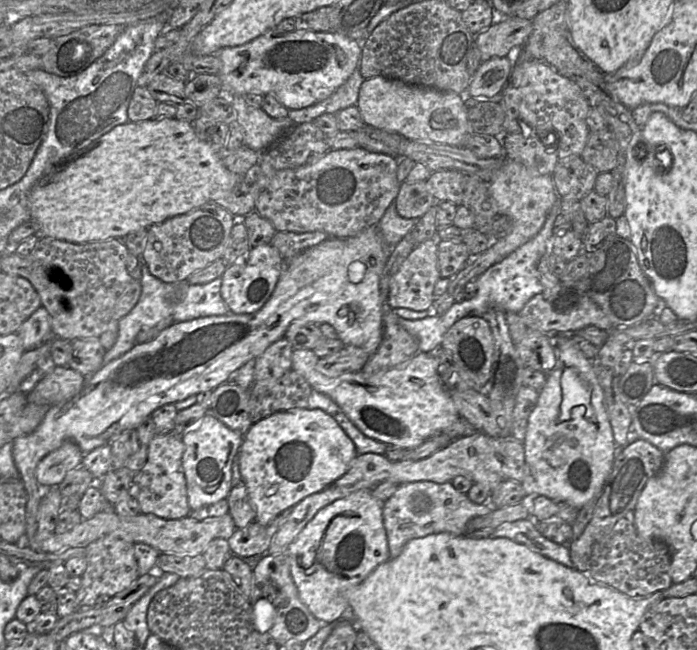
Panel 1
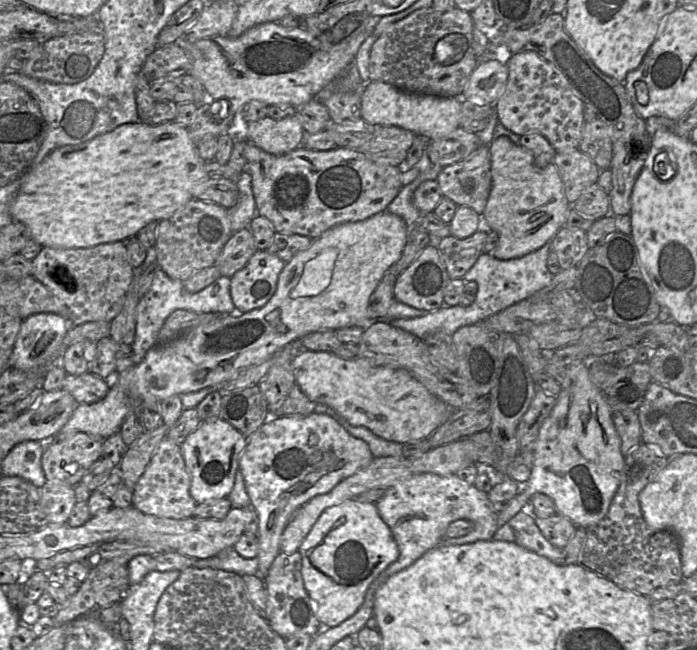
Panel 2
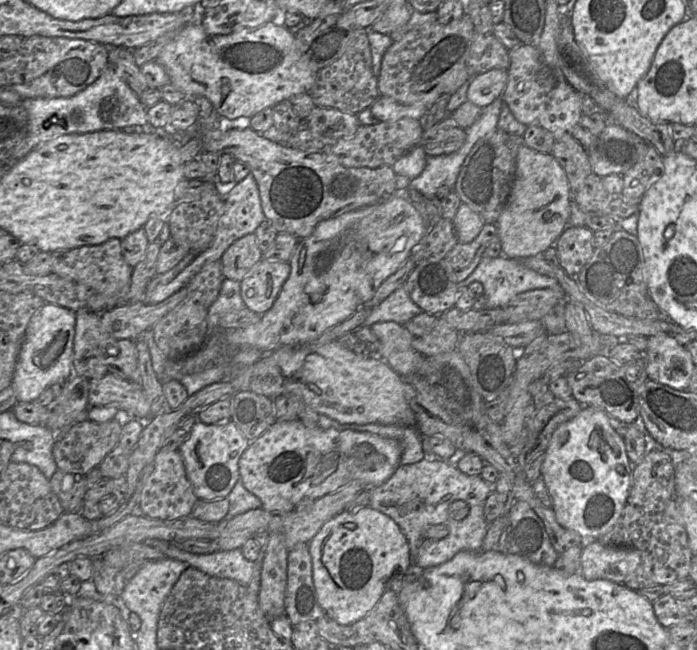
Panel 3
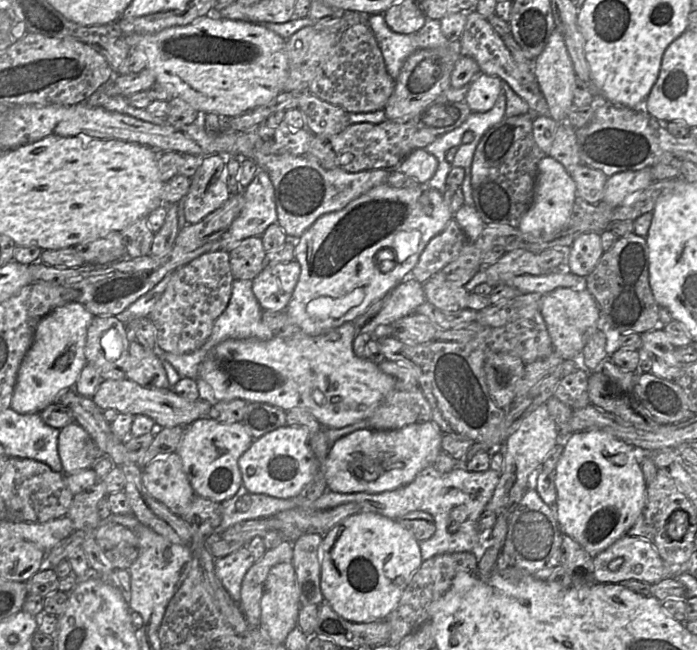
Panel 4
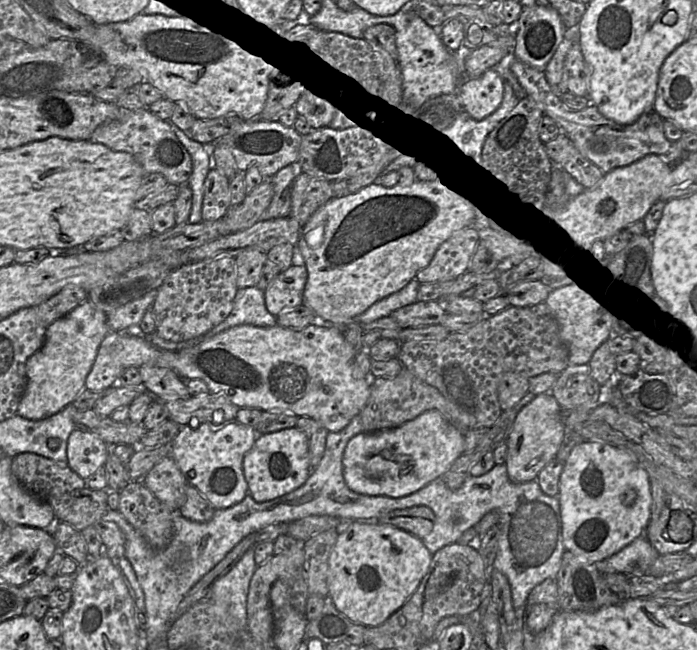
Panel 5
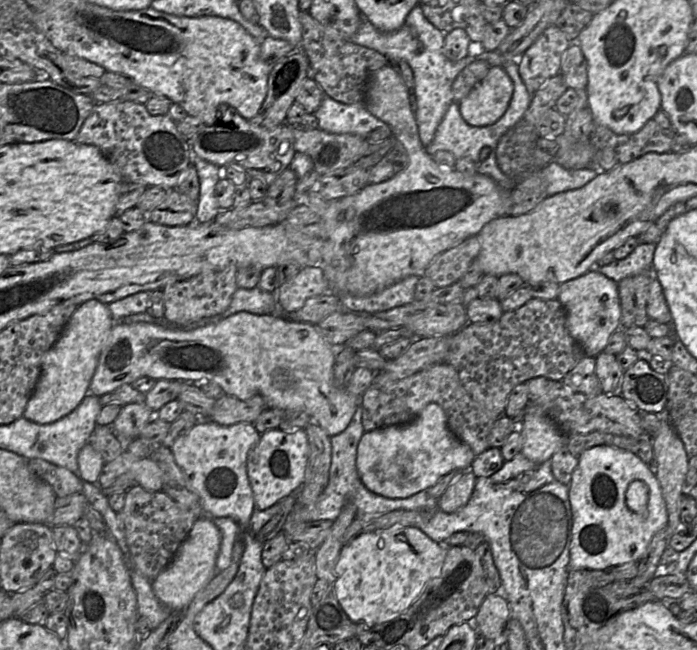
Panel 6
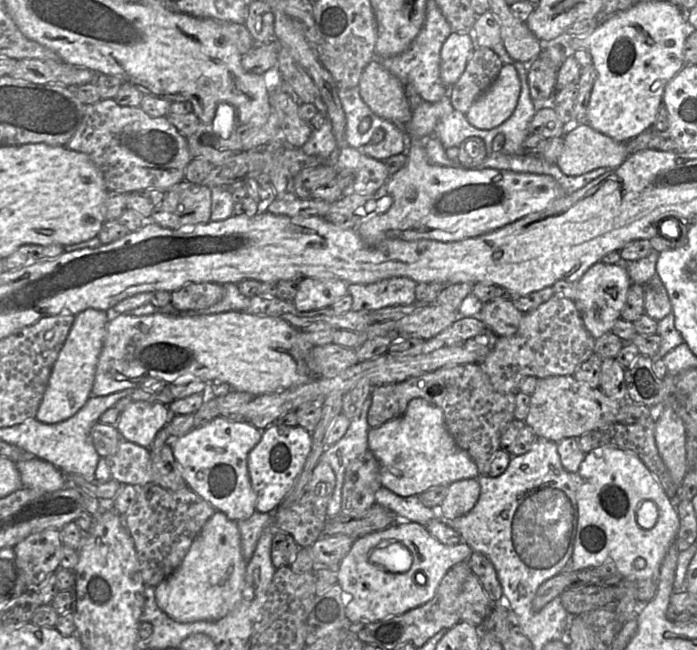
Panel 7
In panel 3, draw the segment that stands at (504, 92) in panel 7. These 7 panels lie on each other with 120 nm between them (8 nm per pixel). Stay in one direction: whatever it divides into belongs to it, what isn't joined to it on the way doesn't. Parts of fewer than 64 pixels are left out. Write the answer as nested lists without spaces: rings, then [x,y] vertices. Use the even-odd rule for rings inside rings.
[[[492,69],[470,79],[467,100],[484,108],[495,99],[502,97],[508,79],[507,71]]]

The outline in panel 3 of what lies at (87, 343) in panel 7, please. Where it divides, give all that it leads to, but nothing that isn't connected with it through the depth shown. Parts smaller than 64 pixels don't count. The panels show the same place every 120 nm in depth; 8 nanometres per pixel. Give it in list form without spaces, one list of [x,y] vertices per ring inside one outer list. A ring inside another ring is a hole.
[[[46,303],[32,316],[11,385],[18,402],[35,402],[52,384],[68,380],[72,376],[75,325],[75,312],[55,304]]]

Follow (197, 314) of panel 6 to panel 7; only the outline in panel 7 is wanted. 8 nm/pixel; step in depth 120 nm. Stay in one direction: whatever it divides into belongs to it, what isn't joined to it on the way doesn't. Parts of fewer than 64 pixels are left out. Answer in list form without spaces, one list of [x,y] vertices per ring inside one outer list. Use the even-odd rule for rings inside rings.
[[[191,283],[171,292],[170,303],[178,310],[200,310],[218,303],[223,295],[222,284]]]

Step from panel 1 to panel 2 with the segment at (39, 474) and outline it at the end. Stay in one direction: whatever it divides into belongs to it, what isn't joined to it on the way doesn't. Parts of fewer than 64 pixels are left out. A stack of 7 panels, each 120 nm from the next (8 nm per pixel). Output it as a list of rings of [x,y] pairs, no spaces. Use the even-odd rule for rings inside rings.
[[[85,432],[73,433],[65,440],[41,440],[46,445],[41,463],[47,481],[60,480],[71,486],[80,483],[90,466],[102,457],[104,440]]]

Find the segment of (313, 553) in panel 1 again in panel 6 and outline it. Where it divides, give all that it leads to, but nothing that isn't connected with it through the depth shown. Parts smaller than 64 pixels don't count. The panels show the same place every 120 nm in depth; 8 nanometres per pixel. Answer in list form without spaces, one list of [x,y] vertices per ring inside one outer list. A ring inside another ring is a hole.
[[[415,526],[390,527],[363,533],[341,548],[335,565],[335,596],[351,621],[363,622],[368,626],[384,623],[406,611],[420,596],[426,584],[439,575],[447,548],[445,544],[433,541]]]

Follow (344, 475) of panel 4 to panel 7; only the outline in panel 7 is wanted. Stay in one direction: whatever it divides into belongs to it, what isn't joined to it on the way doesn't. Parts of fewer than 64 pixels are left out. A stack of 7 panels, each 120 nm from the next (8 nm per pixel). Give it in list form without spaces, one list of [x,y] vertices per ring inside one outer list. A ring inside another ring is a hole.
[[[416,398],[409,402],[406,412],[381,426],[370,428],[368,432],[368,450],[376,457],[380,467],[380,481],[384,488],[402,496],[414,496],[439,485],[480,476],[477,466],[466,451],[461,449],[449,433],[443,411],[424,399]]]

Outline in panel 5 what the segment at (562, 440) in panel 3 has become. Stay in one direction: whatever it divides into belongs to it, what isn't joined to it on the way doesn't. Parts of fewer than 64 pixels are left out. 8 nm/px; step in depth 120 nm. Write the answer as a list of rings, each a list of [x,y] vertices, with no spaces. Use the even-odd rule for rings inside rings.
[[[586,440],[571,450],[560,476],[558,499],[564,546],[590,563],[609,558],[634,539],[643,536],[651,519],[653,499],[649,473],[632,452],[607,442]],[[631,489],[636,491],[637,499],[633,505],[626,505],[624,497]]]

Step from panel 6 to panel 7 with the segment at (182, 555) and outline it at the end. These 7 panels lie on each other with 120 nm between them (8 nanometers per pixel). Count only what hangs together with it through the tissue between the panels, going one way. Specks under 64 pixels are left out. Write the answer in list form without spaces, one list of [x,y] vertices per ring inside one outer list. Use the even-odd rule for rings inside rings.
[[[216,511],[193,540],[181,564],[155,587],[156,603],[177,622],[218,621],[241,599],[246,566],[237,522]]]

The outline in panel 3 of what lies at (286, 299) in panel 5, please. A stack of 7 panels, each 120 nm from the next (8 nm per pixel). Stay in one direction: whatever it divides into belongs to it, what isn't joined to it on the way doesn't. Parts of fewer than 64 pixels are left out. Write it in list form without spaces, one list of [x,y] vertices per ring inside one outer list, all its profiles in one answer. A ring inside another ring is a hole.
[[[262,258],[240,281],[241,297],[247,309],[263,315],[275,303],[290,274],[288,262]]]

